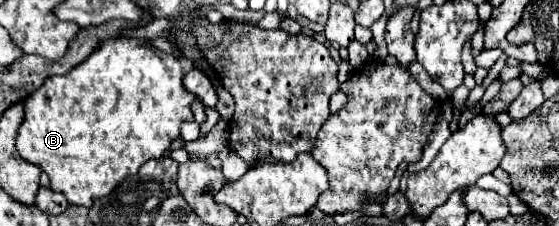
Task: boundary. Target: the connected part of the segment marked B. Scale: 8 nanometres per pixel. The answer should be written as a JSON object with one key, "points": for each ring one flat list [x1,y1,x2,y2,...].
{"points":[[107,39,105,43,101,43,97,47,97,51,93,51,83,63,79,63,73,71,65,73,65,75,55,75,55,77,47,77,45,83,33,91,27,99,25,99,25,117,23,117,23,123,19,127,19,133,17,133,17,151,19,155,23,155,27,161,35,163,37,167,41,167,49,179,51,179,51,189,53,191,59,191,67,197,69,203,73,205,83,205,83,207,91,207,93,205,93,199,97,197,105,197,109,195,109,191,113,191,113,187,117,187,117,183,121,183,121,179,125,177,131,177,139,171,139,167,149,161,149,159,159,159,161,155,165,155,169,143,173,139,179,137,179,127,183,121,191,121,193,119,193,113,191,113,191,101,195,99,195,95,187,93,183,89,183,69,181,69,181,63,169,55,169,53,163,53,163,51,157,51,151,43,143,41,143,39]]}

